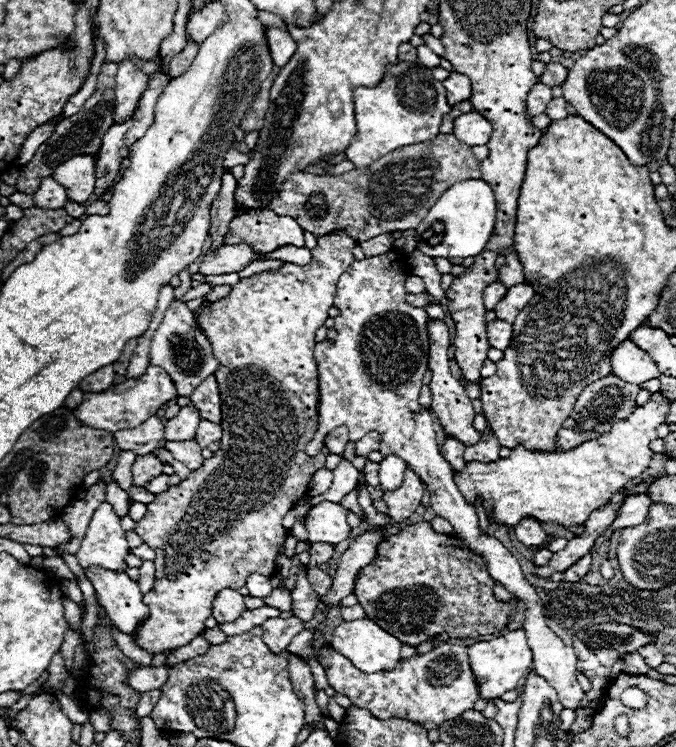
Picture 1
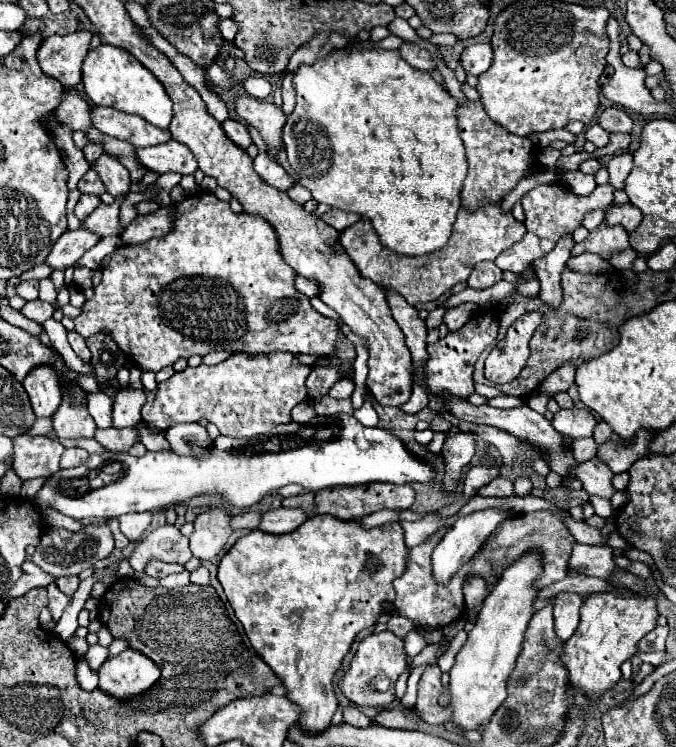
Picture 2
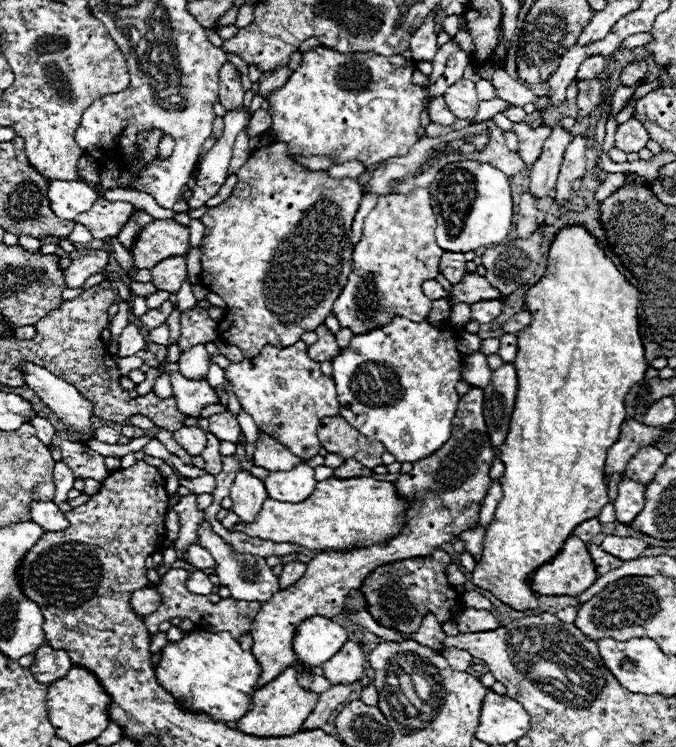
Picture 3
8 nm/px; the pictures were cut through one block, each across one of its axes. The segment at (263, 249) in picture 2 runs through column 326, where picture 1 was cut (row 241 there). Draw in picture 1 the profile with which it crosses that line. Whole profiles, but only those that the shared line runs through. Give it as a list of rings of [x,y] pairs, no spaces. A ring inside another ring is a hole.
[[[344,232],[322,236],[318,238],[318,246],[312,248],[310,264],[286,264],[274,272],[260,272],[250,278],[242,278],[232,286],[232,292],[226,298],[202,310],[200,324],[212,344],[212,354],[220,362],[214,376],[218,380],[220,398],[224,402],[220,422],[224,436],[220,450],[214,452],[214,456],[208,458],[202,468],[190,472],[188,478],[182,478],[178,486],[156,494],[154,502],[148,504],[146,516],[136,522],[136,532],[156,552],[156,582],[154,588],[144,594],[144,604],[150,608],[150,618],[138,626],[134,636],[134,642],[142,650],[158,654],[188,644],[188,640],[194,640],[204,632],[204,620],[212,616],[212,600],[216,598],[216,592],[220,592],[220,588],[238,590],[246,586],[250,574],[276,574],[276,558],[284,550],[284,540],[288,538],[288,530],[282,526],[282,518],[296,500],[306,496],[308,482],[312,480],[316,470],[324,468],[329,454],[325,445],[320,454],[312,458],[304,451],[306,444],[318,430],[320,394],[318,364],[314,358],[314,336],[316,330],[324,326],[328,308],[334,306],[334,294],[340,274],[354,262],[354,246],[356,240],[352,240]],[[204,550],[210,554],[206,562],[200,558]]]

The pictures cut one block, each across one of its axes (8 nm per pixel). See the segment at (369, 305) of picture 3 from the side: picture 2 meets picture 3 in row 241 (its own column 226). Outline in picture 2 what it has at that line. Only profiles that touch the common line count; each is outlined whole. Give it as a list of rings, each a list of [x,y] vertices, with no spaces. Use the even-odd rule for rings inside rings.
[[[276,352],[276,354],[234,354],[232,358],[216,364],[206,366],[200,364],[198,368],[186,368],[184,372],[176,372],[170,380],[160,382],[156,394],[146,392],[146,404],[142,408],[142,420],[166,430],[178,422],[198,422],[208,420],[212,422],[222,436],[230,438],[254,438],[260,434],[270,432],[278,424],[290,422],[290,410],[306,400],[306,376],[310,374],[308,366],[298,364],[294,354]]]

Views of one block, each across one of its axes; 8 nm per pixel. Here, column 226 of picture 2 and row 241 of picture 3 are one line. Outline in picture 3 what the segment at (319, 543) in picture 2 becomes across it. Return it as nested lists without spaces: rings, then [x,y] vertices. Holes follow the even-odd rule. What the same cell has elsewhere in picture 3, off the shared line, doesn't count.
[[[564,226],[558,230],[554,236],[550,250],[548,250],[548,266],[544,276],[530,286],[524,292],[524,304],[526,310],[532,316],[532,324],[528,328],[522,328],[516,332],[518,338],[518,352],[514,360],[514,368],[518,374],[518,394],[516,394],[516,404],[510,420],[510,432],[504,440],[502,446],[498,446],[498,456],[504,462],[504,474],[502,474],[502,500],[496,506],[494,518],[486,528],[484,534],[484,544],[482,544],[482,560],[472,572],[472,582],[488,592],[492,592],[496,598],[500,598],[504,604],[508,604],[514,610],[528,610],[528,608],[538,608],[536,598],[532,596],[530,586],[524,582],[524,578],[534,572],[540,564],[556,556],[564,540],[572,534],[572,530],[590,518],[596,518],[598,512],[608,504],[608,488],[604,484],[604,460],[608,448],[618,440],[620,436],[620,426],[626,420],[626,410],[624,410],[624,396],[632,388],[632,384],[638,384],[644,380],[644,374],[648,370],[648,362],[644,358],[644,346],[638,334],[638,288],[630,284],[630,280],[620,272],[620,268],[614,264],[614,260],[606,254],[606,250],[598,244],[598,240],[584,228],[584,226]]]

